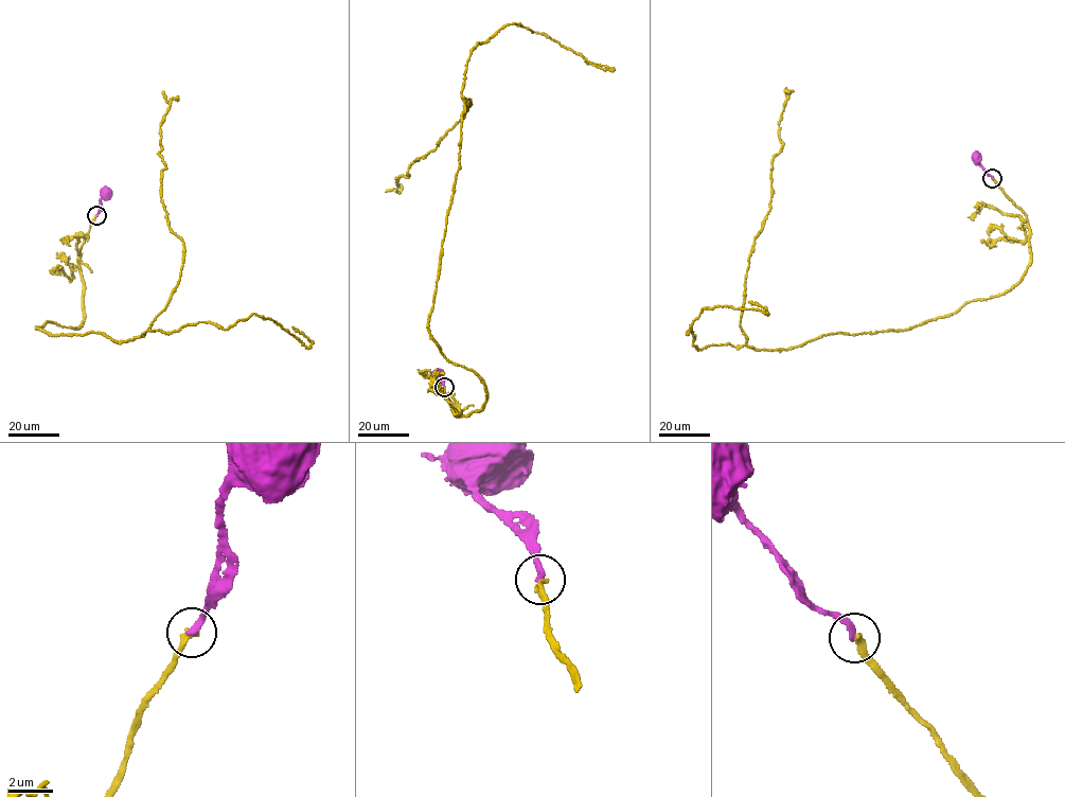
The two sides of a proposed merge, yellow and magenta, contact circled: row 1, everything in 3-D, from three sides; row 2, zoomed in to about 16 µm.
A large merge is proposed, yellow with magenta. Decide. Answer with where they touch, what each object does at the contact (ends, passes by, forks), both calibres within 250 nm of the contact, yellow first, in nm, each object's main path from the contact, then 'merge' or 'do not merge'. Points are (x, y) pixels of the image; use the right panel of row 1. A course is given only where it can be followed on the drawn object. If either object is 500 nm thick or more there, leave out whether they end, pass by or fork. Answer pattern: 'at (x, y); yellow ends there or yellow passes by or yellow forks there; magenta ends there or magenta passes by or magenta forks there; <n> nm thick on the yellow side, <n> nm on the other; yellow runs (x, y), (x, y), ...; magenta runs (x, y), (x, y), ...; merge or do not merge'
at (992, 178); yellow ends there; magenta ends there; 280 nm thick on the yellow side, 280 nm on the other; yellow runs (993, 178), (1030, 231), (1031, 263), (1009, 289), (903, 330), (747, 347), (746, 270), (783, 147), (784, 89); magenta runs (993, 178), (976, 157); do not merge

